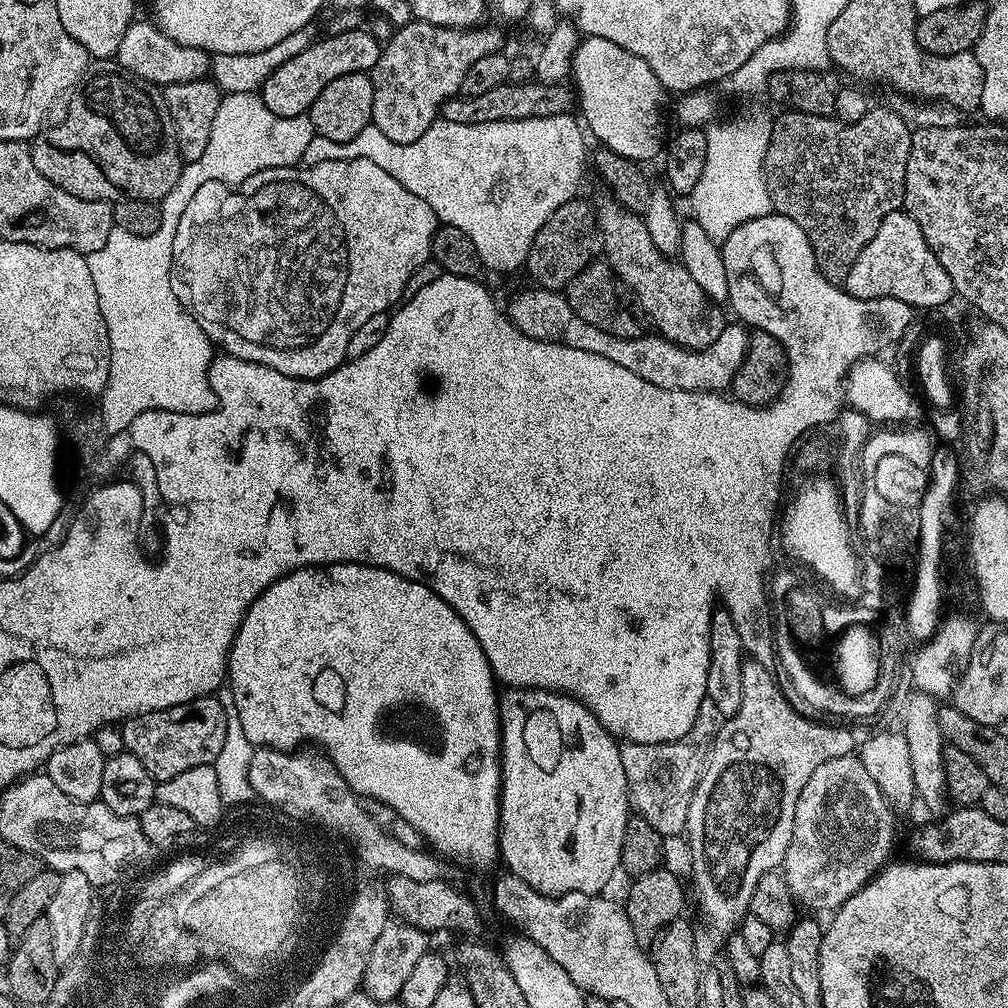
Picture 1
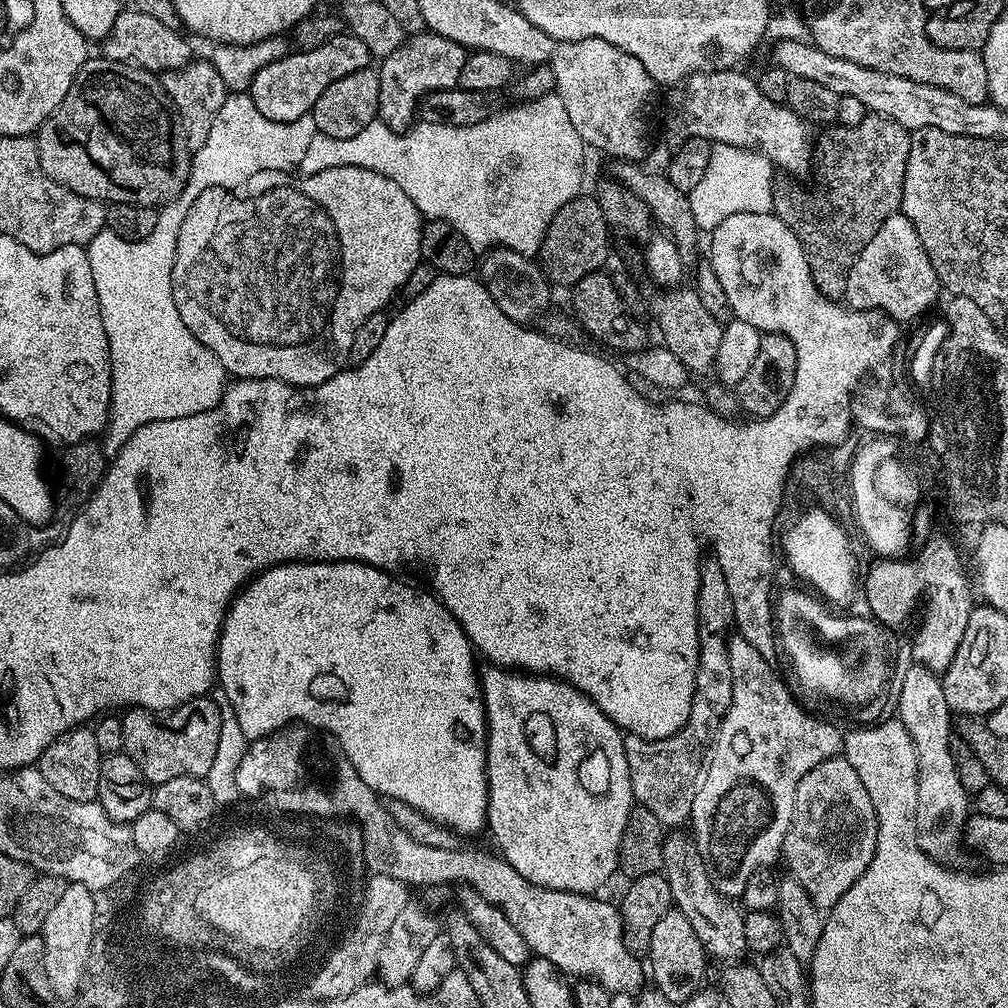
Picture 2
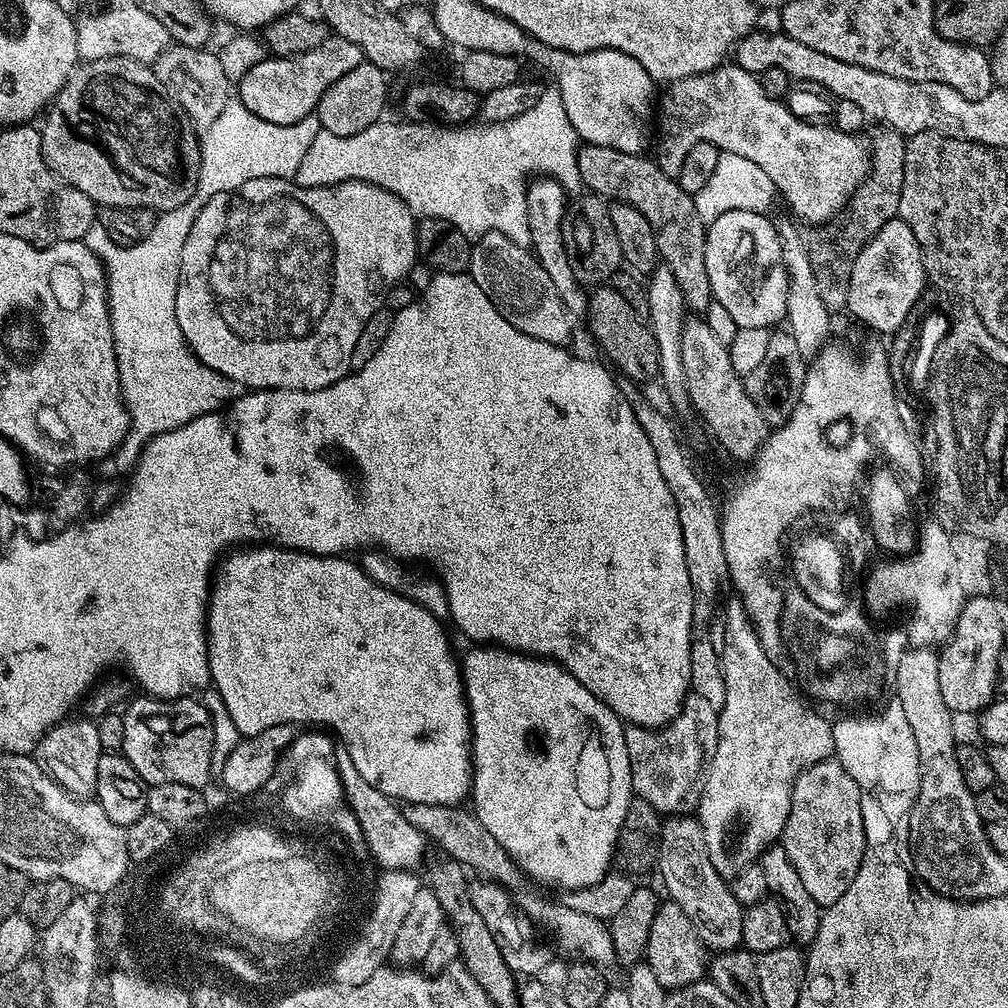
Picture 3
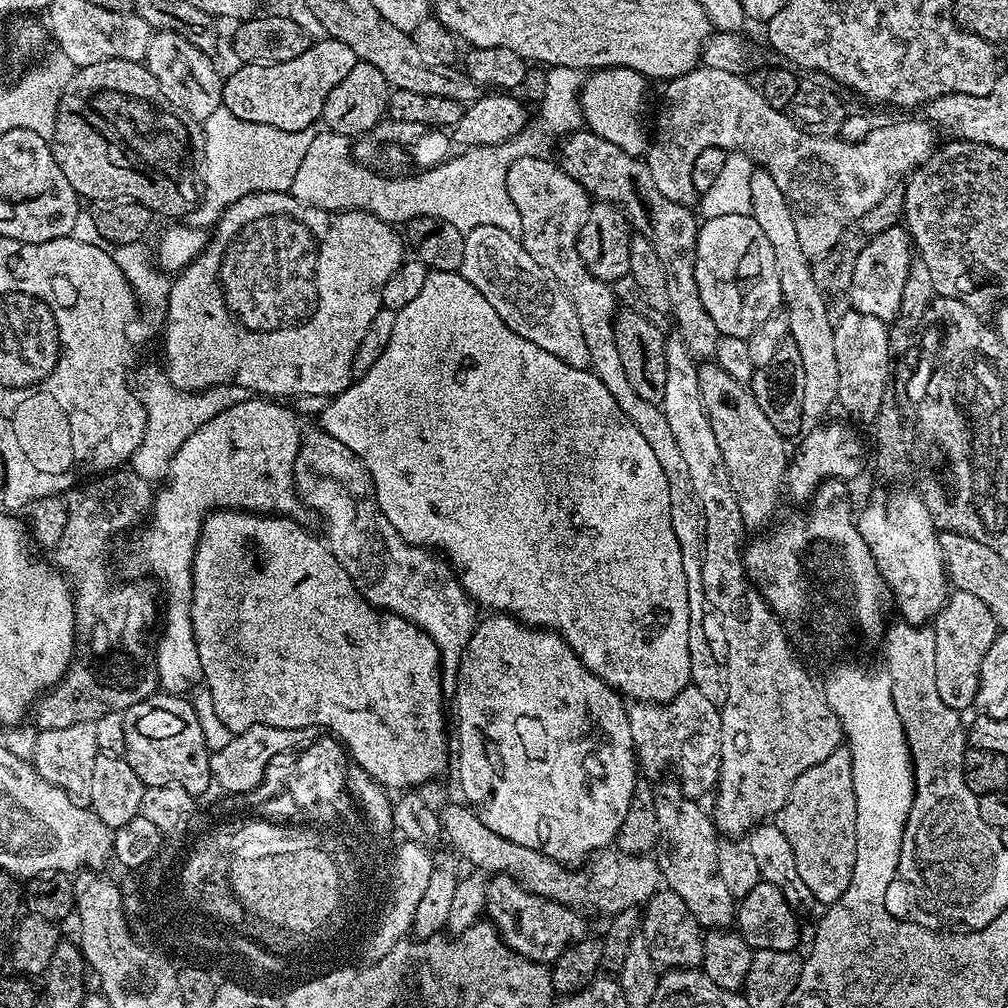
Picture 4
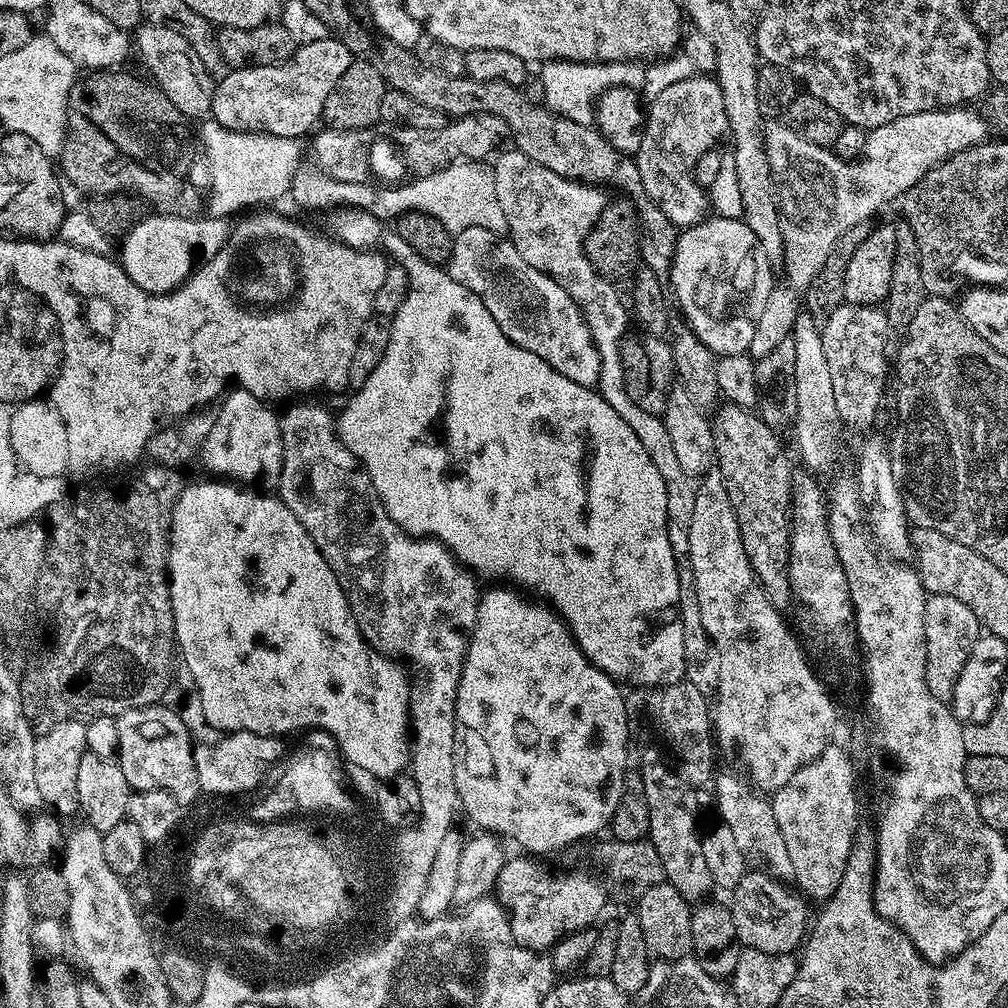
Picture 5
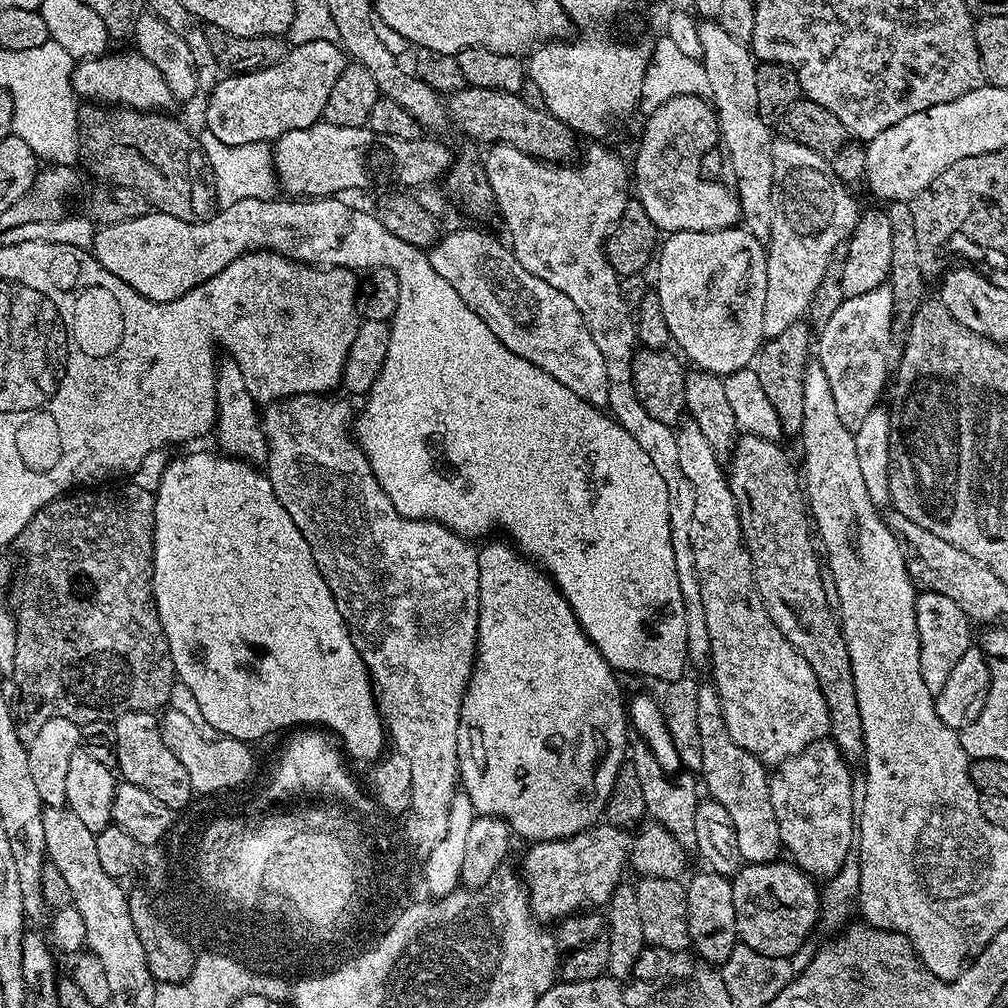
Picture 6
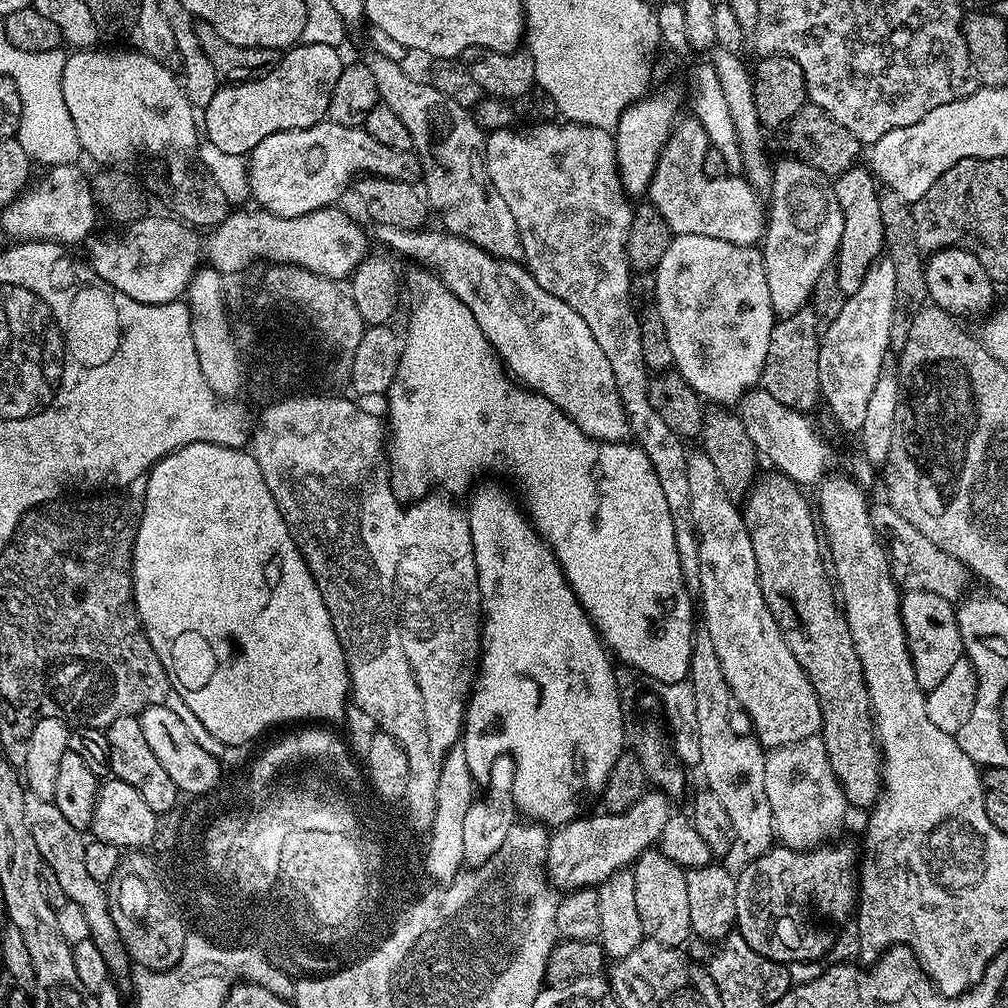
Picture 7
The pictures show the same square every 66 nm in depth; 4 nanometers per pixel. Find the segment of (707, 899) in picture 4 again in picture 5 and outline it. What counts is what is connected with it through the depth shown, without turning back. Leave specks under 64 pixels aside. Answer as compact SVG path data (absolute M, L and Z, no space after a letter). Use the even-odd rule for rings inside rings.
M644 752L640 756L638 771L642 786L646 790L646 806L650 806L650 826L647 839L658 850L662 858L667 883L685 896L689 902L700 902L708 891L713 891L710 866L706 866L706 857L702 852L702 827L696 821L696 796L691 787L675 771L672 772L660 761L656 752Z

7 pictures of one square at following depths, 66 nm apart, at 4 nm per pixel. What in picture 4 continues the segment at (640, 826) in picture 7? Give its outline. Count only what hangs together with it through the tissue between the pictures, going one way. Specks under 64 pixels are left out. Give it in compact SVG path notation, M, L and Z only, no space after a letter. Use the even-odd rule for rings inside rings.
M493 875L484 886L484 909L487 919L496 927L504 945L515 955L535 964L552 965L575 940L585 939L588 924L575 908L530 894L509 876Z

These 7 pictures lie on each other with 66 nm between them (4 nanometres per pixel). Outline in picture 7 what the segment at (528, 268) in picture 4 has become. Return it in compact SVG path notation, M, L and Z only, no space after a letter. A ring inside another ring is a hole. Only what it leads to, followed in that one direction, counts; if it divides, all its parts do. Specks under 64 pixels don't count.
M393 231L392 244L414 260L425 260L429 264L425 265L471 310L482 334L500 357L505 369L523 385L543 393L559 405L587 436L593 436L605 444L627 441L630 436L628 419L614 382L614 370L610 370L610 362L606 354L602 354L602 346L598 346L594 334L590 334L590 326L582 322L578 312L562 298L554 298L554 294L542 290L532 273L521 263L497 260L490 253L483 252L478 246L450 232L428 231Z

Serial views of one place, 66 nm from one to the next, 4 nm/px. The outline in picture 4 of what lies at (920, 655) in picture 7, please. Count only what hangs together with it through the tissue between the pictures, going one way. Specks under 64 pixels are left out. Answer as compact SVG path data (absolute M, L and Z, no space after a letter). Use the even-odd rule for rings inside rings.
M953 591L934 617L934 631L934 682L938 682L938 695L946 706L971 709L980 685L982 658L986 658L986 650L990 650L998 631L994 614L990 614L990 606L980 598L974 598L974 594Z

